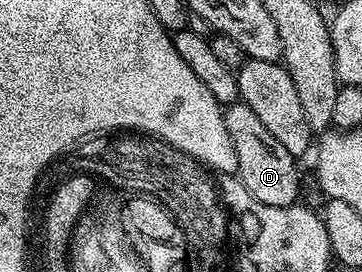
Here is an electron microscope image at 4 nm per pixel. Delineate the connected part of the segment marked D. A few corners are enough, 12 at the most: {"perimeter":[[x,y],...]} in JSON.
{"perimeter":[[242,101],[223,107],[240,183],[297,205],[300,170]]}

